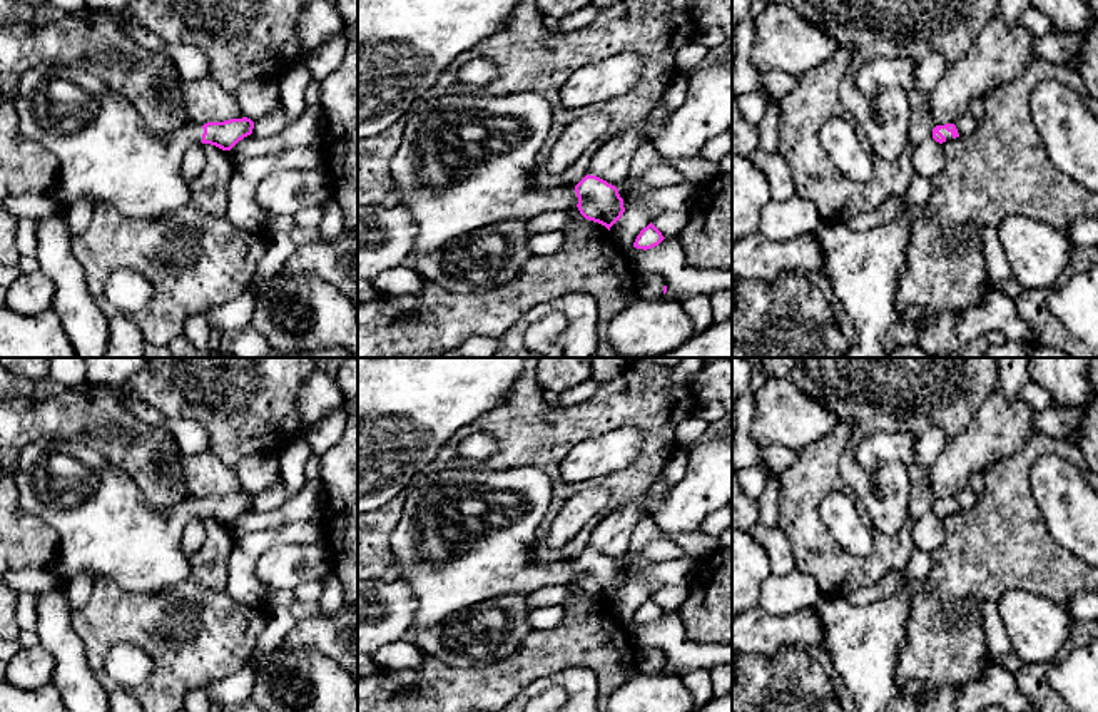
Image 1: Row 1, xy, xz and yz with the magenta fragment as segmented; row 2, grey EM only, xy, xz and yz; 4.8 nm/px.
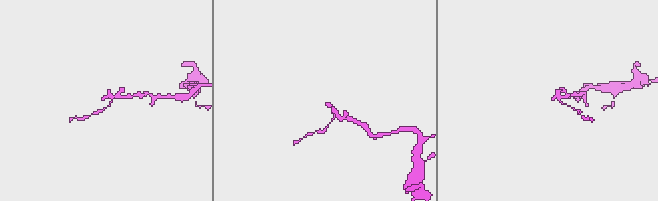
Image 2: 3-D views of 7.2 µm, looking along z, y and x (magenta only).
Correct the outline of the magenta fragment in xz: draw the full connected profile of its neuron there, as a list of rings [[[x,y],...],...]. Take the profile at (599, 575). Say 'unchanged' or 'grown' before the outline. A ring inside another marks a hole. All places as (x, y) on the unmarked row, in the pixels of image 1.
grown | [[[531,466],[501,471],[431,468],[418,476],[408,490],[401,518],[391,537],[391,550],[399,563],[396,578],[413,588],[418,603],[408,637],[480,602],[508,593],[530,595],[550,585],[567,587],[575,580],[585,593],[610,605],[625,582],[618,563],[607,555],[587,548],[573,563],[557,560],[538,563],[533,560],[536,530],[548,511],[550,500],[550,476]]]

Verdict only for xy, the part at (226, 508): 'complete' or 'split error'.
split error

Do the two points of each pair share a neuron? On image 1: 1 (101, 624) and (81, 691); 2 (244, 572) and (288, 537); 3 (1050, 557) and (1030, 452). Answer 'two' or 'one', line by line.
1: two
2: one
3: one

